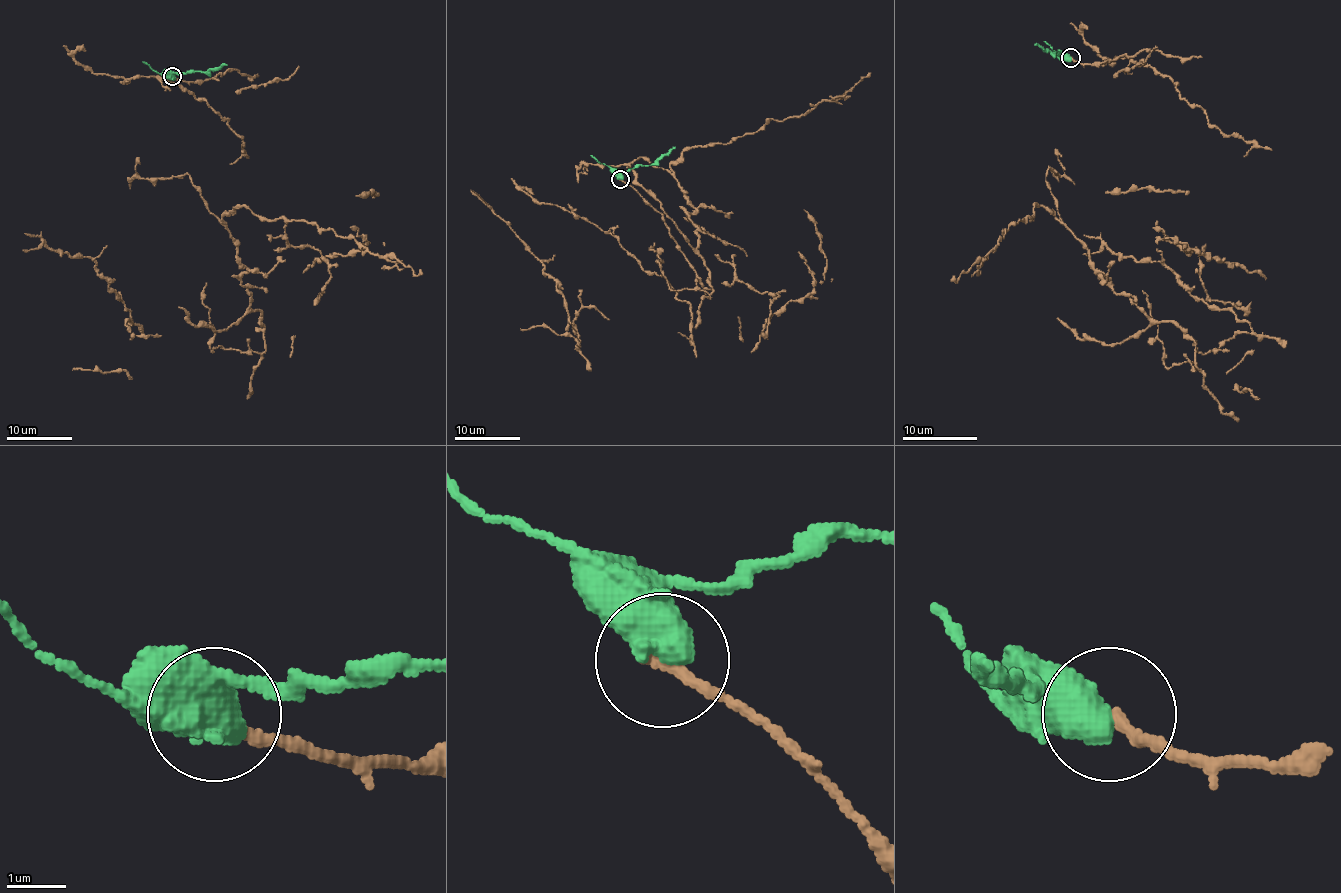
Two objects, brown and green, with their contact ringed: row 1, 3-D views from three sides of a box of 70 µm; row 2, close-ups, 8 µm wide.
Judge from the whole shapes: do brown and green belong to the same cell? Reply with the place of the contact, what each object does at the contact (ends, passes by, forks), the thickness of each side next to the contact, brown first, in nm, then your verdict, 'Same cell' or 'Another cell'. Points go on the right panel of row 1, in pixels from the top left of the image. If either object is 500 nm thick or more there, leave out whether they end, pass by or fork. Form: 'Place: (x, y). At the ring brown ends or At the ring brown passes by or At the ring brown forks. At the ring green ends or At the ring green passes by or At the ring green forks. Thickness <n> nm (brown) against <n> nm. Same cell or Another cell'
Place: (1071, 58). Thickness 220 nm (brown) against 700 nm. Another cell

